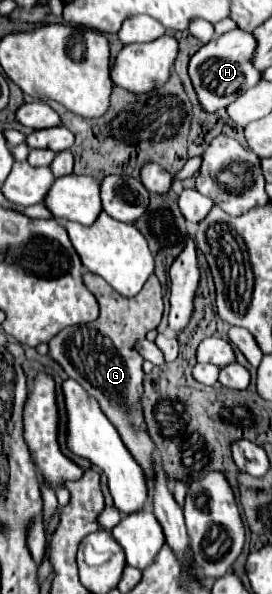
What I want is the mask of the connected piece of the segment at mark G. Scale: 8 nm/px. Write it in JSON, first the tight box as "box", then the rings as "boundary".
{"box":[48,271,162,489],"boundary":[[[90,271],[82,273],[84,285],[94,293],[100,305],[100,317],[86,325],[74,325],[62,329],[48,343],[48,357],[56,361],[64,373],[78,381],[94,399],[98,399],[104,415],[118,429],[126,449],[138,461],[144,471],[146,485],[150,489],[150,477],[154,477],[154,465],[150,465],[150,457],[156,455],[156,447],[148,433],[144,433],[144,413],[140,405],[142,397],[142,357],[134,349],[134,343],[150,329],[156,329],[162,319],[162,287],[156,275],[150,275],[146,285],[136,297],[122,297],[114,293],[102,277],[92,275]]]}

